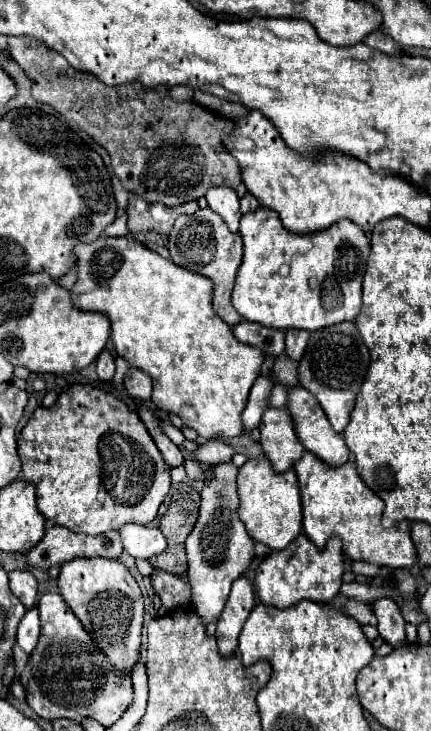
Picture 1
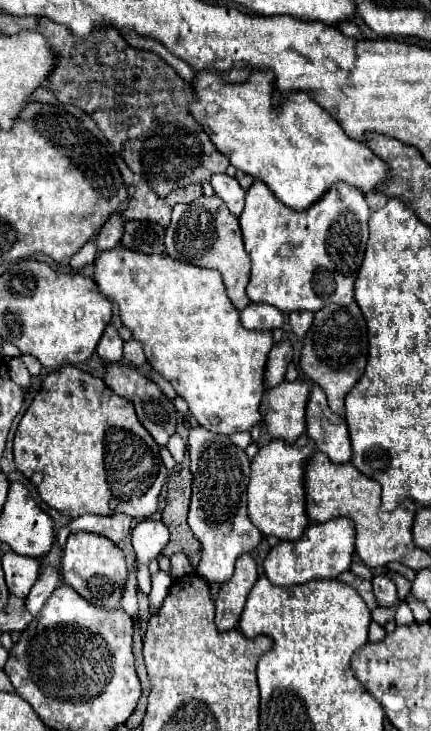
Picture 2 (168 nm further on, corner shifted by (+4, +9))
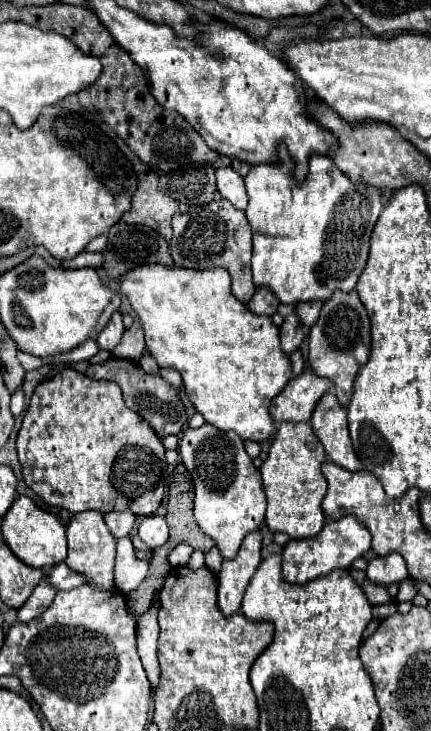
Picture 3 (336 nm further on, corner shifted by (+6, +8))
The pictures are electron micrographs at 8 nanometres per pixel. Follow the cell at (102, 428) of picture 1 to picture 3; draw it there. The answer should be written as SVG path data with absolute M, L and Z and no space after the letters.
M62 369L42 381L30 399L16 447L24 483L48 505L66 509L72 515L82 511L130 511L134 515L154 515L162 503L166 449L150 425L126 407L120 387L112 381L96 381L74 369Z

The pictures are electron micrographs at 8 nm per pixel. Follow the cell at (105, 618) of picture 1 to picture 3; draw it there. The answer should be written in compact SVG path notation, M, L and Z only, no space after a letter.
M84 511L74 515L66 525L68 535L68 557L66 565L86 577L88 585L94 585L98 589L112 589L114 587L114 561L116 561L116 539L108 531L102 513L98 511Z

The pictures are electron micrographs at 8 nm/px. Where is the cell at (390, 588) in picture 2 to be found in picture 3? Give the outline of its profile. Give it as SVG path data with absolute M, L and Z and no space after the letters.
M392 553L388 557L376 557L376 559L372 559L368 563L366 575L376 585L388 587L392 583L402 583L404 579L408 579L408 569L406 569L404 559L400 555L396 555L396 553Z

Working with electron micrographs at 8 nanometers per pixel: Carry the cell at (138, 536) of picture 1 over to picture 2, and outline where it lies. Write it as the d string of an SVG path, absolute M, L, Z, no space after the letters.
M140 520L132 530L132 544L140 560L138 566L138 586L148 596L150 594L150 572L148 562L156 558L168 544L168 526L162 520Z

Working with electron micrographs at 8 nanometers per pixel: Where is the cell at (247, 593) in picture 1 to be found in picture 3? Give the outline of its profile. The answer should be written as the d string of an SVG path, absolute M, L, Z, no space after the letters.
M250 533L234 559L222 563L222 571L218 573L218 607L220 613L232 615L240 611L244 591L260 565L260 545L262 535Z

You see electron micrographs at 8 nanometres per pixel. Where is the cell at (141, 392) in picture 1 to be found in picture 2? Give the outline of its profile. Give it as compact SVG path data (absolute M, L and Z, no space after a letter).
M128 340L124 342L124 360L130 360L130 364L134 368L140 368L146 364L146 356L144 356L144 350L142 350L142 344L138 340Z

